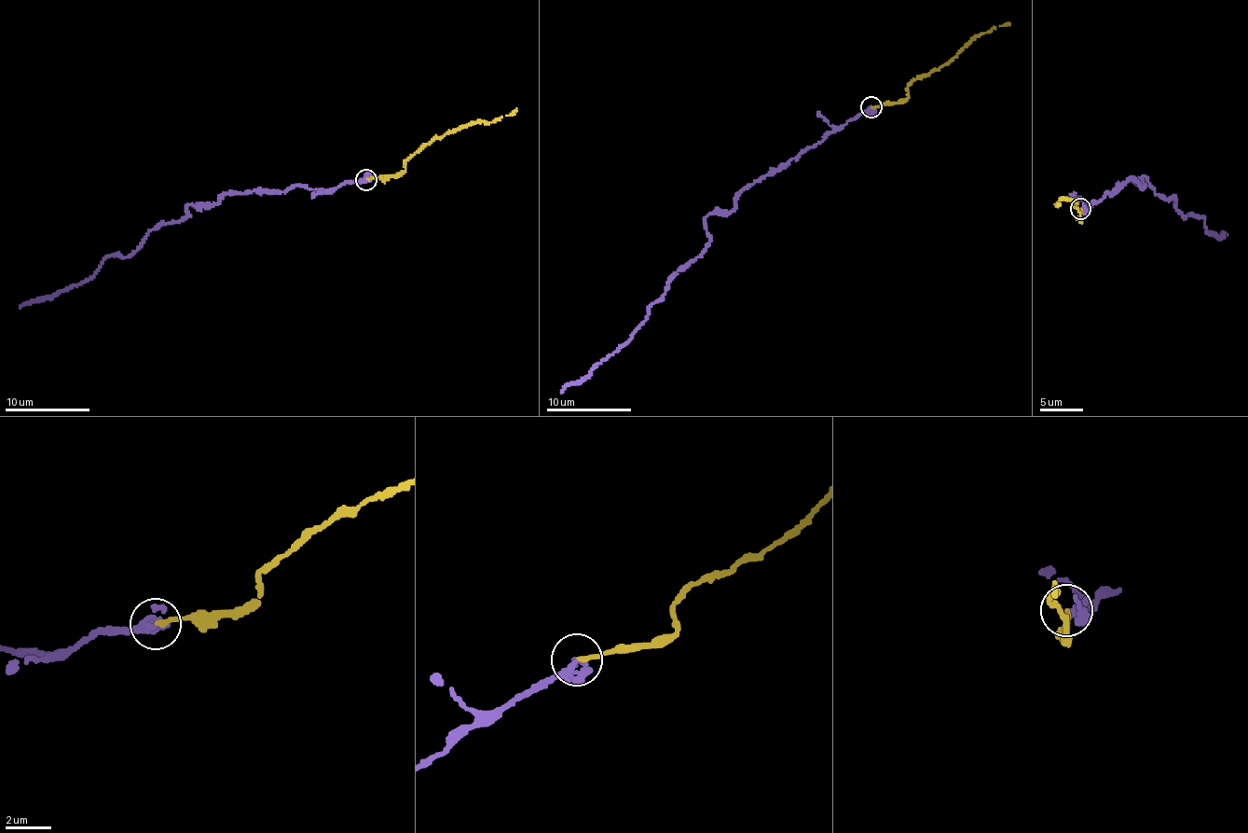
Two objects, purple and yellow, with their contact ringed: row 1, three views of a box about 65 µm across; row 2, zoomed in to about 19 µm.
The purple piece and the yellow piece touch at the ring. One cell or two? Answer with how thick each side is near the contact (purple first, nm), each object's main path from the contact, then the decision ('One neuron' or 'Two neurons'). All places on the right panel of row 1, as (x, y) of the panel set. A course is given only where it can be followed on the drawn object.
Thickness 240 nm (purple) against 200 nm. Course of purple: (1081, 211), (1127, 178), (1144, 187), (1142, 176), (1176, 211), (1205, 219), (1205, 232), (1227, 235). Course of yellow: (1081, 209), (1081, 222), (1077, 208), (1075, 206), (1076, 201), (1059, 199), (1058, 205), (1060, 203). One neuron

